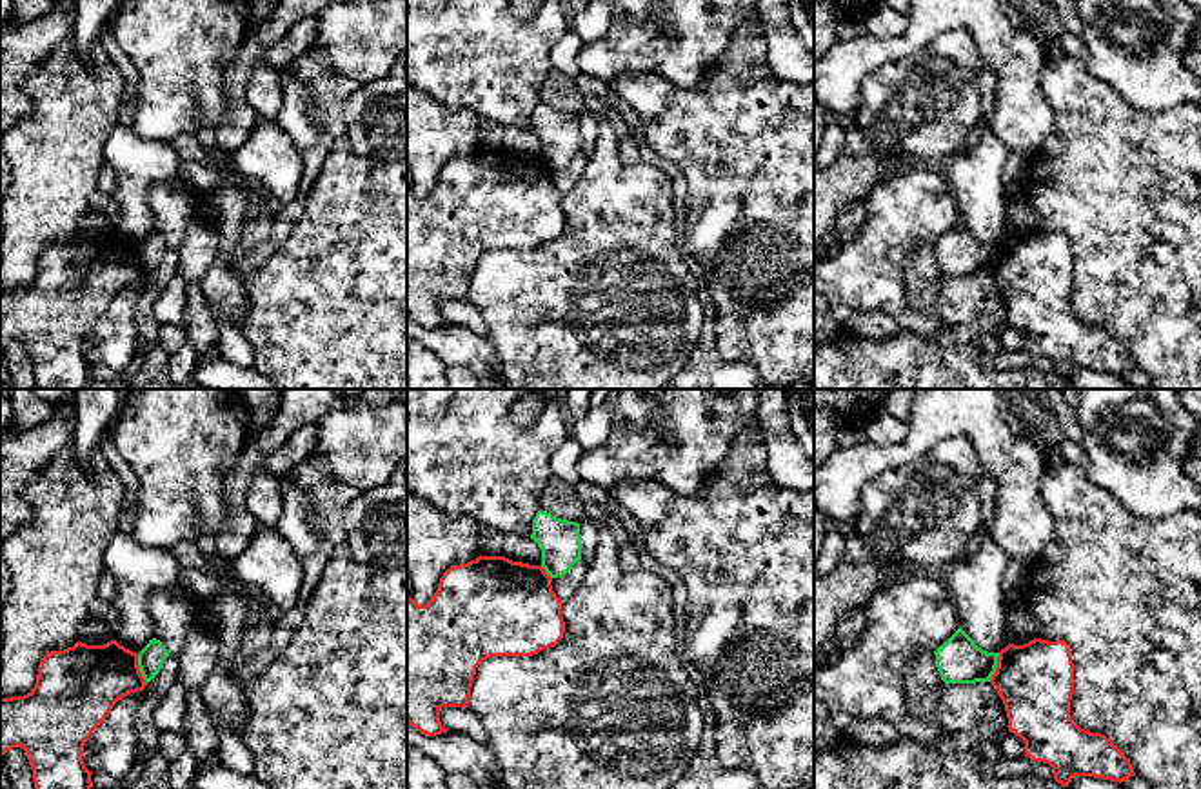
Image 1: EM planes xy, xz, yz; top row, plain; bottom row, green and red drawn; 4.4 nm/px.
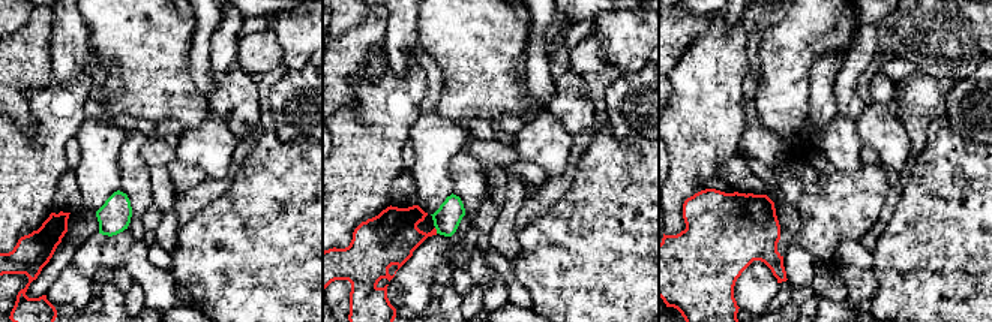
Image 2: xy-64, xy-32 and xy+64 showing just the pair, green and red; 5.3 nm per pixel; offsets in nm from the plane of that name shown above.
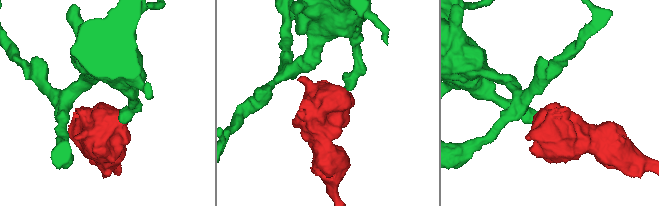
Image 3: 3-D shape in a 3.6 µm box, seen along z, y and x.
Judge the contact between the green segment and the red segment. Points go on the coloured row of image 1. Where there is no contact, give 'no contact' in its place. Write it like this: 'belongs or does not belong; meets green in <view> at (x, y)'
does not belong; meets green in xy at (140, 669)

